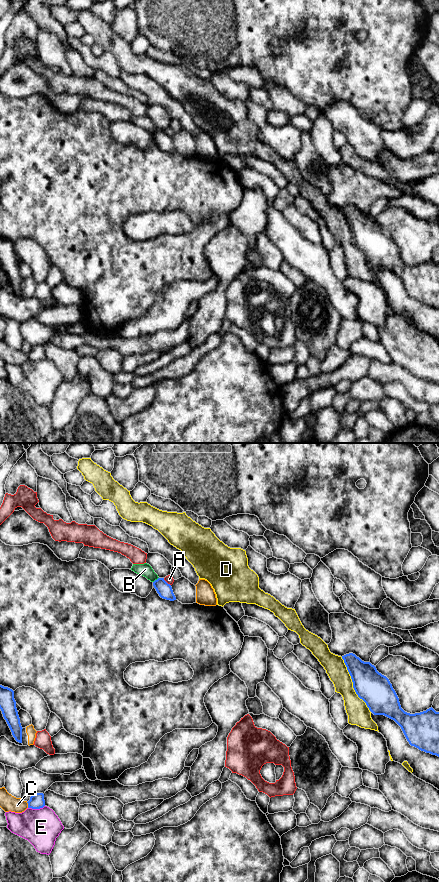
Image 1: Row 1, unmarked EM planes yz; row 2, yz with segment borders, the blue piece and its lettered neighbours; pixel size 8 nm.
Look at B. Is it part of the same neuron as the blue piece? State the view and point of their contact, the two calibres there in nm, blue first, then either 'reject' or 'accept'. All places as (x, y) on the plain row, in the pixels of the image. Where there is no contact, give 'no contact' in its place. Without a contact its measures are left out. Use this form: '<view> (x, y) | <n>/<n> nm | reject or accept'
yz (155, 132) | 120/100 nm | reject

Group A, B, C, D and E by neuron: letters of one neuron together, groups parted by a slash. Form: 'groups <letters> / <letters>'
groups A / B D / C / E

